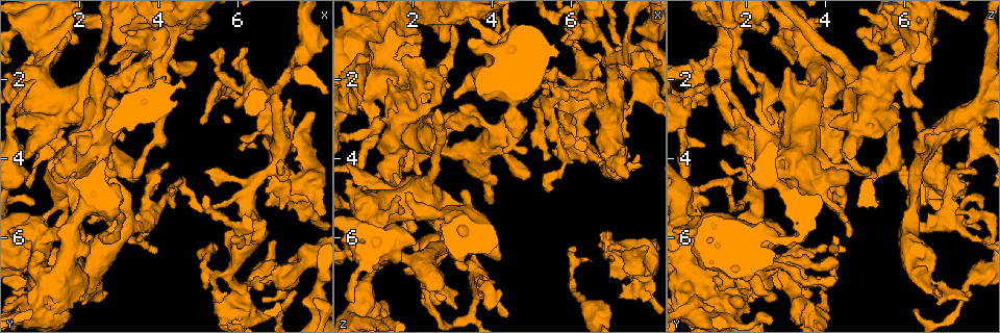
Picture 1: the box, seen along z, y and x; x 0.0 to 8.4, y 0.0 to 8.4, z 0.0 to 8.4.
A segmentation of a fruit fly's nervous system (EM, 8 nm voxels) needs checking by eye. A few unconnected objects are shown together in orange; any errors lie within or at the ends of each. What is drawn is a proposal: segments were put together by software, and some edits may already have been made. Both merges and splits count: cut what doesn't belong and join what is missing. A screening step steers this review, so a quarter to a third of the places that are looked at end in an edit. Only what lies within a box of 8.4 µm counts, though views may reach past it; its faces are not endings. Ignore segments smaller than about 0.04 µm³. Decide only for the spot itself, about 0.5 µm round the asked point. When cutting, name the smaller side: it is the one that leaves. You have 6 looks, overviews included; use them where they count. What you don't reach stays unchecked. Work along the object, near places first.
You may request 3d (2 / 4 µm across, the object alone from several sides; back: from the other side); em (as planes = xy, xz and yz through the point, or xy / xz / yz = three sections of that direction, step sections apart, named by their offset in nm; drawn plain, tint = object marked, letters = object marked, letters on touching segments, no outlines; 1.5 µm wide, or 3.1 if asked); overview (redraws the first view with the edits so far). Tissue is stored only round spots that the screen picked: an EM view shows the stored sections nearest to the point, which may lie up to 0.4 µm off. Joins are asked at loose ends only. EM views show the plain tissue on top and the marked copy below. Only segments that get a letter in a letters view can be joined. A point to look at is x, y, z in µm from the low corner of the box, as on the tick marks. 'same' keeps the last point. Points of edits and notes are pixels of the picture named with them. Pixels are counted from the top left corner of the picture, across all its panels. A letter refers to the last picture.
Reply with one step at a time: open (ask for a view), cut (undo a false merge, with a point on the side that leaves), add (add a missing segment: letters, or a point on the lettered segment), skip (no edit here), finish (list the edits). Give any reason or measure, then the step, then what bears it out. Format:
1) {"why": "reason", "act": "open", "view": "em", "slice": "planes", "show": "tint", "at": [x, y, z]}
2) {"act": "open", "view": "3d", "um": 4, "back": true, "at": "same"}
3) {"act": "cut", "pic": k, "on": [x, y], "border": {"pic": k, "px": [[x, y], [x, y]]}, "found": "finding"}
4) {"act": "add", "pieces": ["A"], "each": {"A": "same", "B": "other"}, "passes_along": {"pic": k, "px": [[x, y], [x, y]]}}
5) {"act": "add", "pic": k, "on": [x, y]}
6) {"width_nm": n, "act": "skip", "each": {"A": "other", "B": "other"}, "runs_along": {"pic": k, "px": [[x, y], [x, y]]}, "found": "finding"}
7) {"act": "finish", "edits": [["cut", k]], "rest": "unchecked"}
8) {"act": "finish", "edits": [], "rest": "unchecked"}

{"why": "branch stops here", "act": "open", "view": "3d", "um": 4, "back": true, "at": [5.65, 1.25, 1.70]}

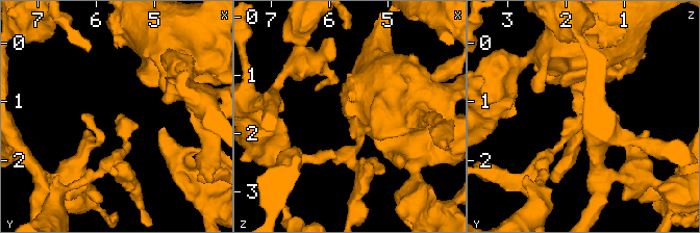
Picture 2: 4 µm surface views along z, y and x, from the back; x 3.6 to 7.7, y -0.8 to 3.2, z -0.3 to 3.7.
{"act": "open", "view": "em", "slice": "planes", "show": "letters", "at": [5.55, 1.25, 1.70]}

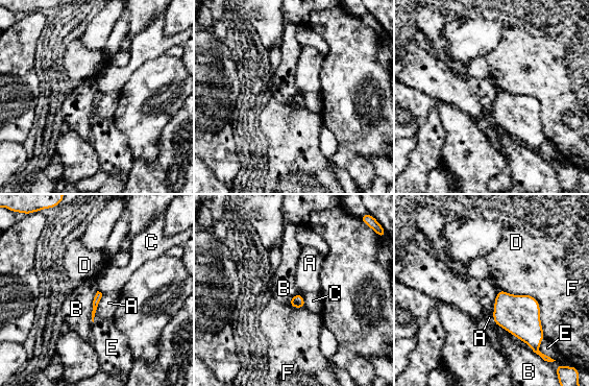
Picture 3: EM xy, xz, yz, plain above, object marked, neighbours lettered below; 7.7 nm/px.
{"act": "skip", "each": {"A": "other", "B": "other", "C": "other", "D": "other", "E": "other", "F": "other"}, "border": {"pic": 3, "px": [[97, 290], [93, 300], [92, 321]]}, "found": "no lettered segment goes on from it"}

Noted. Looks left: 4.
{"why": "arms part here", "act": "open", "view": "em", "slice": "xz", "step": 4, "show": "letters", "at": [3.20, 5.65, 6.15]}

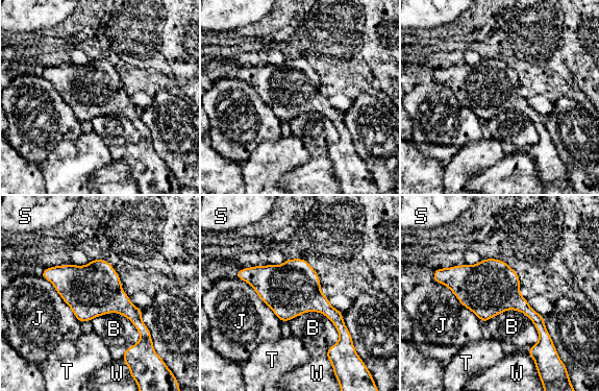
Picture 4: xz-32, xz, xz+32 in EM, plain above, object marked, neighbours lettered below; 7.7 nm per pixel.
{"why": "cut it another way", "act": "open", "view": "em", "slice": "planes", "show": "letters", "at": "same"}

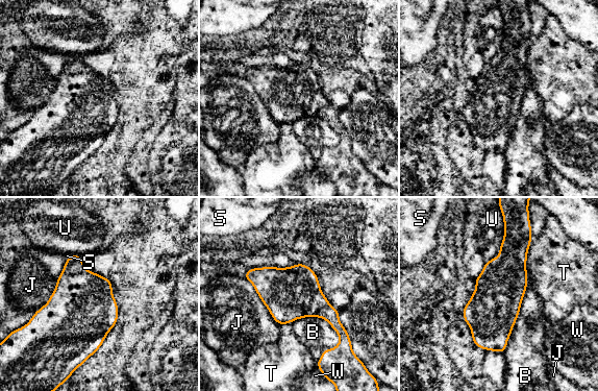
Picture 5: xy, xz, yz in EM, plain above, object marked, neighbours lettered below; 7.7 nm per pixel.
{"width_nm": 300, "act": "skip", "each": {"B": "other", "J": "other", "S": "other", "T": "other", "U": "other", "W": "other"}, "border": {"pic": 5, "px": [[528, 278], [519, 315], [503, 352]]}, "found": "all the same cell"}

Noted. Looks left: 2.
{"why": "an open end", "act": "open", "view": "em", "slice": "xz", "step": 8, "show": "tint", "at": [6.10, 7.85, 6.35]}

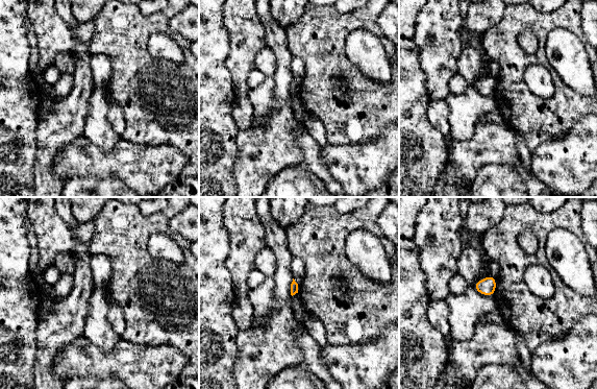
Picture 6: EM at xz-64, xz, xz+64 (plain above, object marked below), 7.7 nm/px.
{"why": "another direction", "act": "open", "view": "em", "slice": "planes", "show": "letters", "at": "same"}

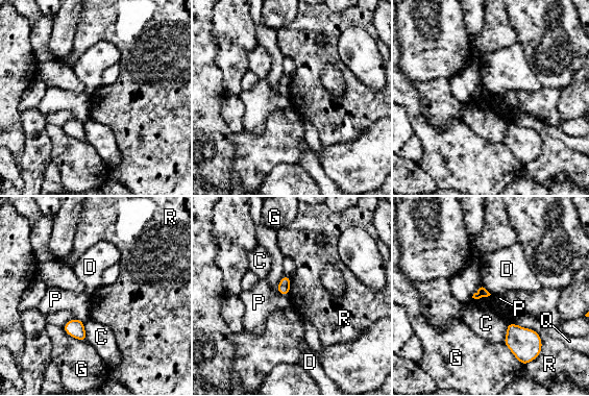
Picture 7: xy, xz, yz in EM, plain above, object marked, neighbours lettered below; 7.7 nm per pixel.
{"width_nm": 80, "longest_contact_nm": ["R", 320], "act": "skip", "each": {"C": "other", "D": "other", "G": "other", "P": "other", "Q": "other", "R": "other"}, "found": "none of them fits"}

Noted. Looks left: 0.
{"act": "finish", "edits": [], "rest": "unchecked"}

